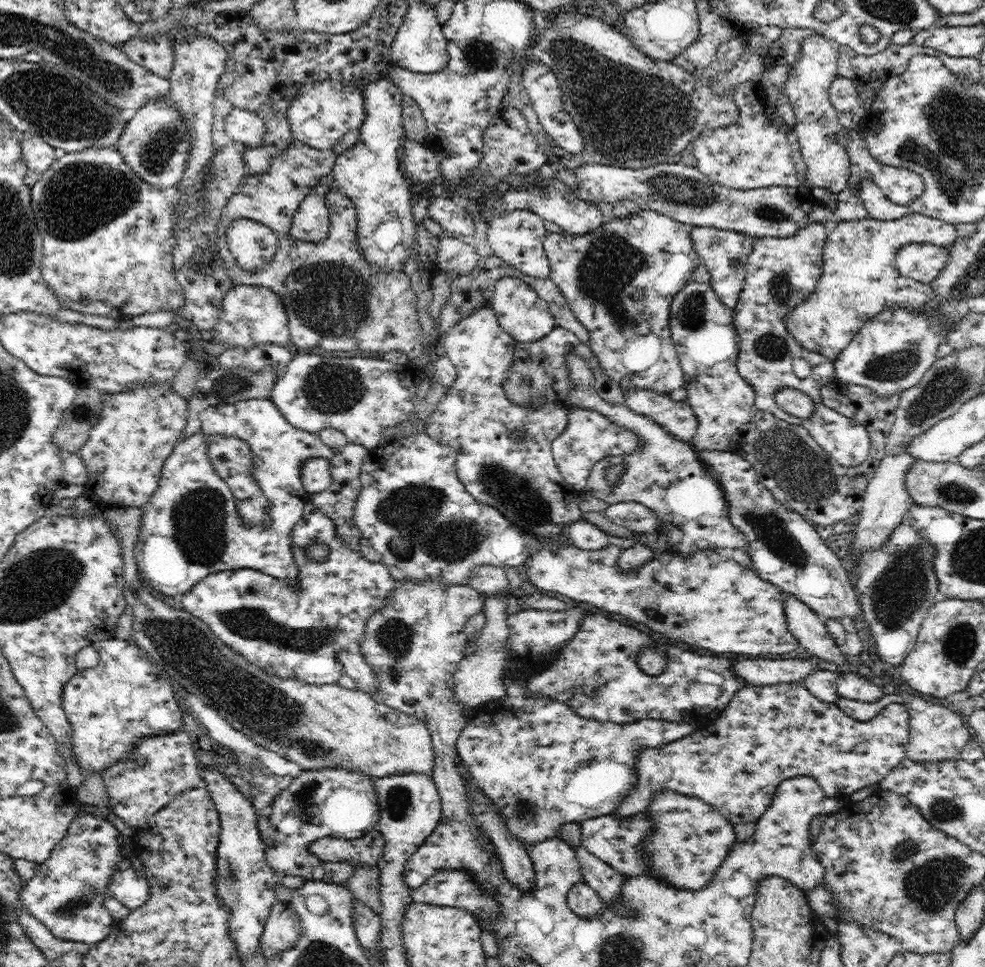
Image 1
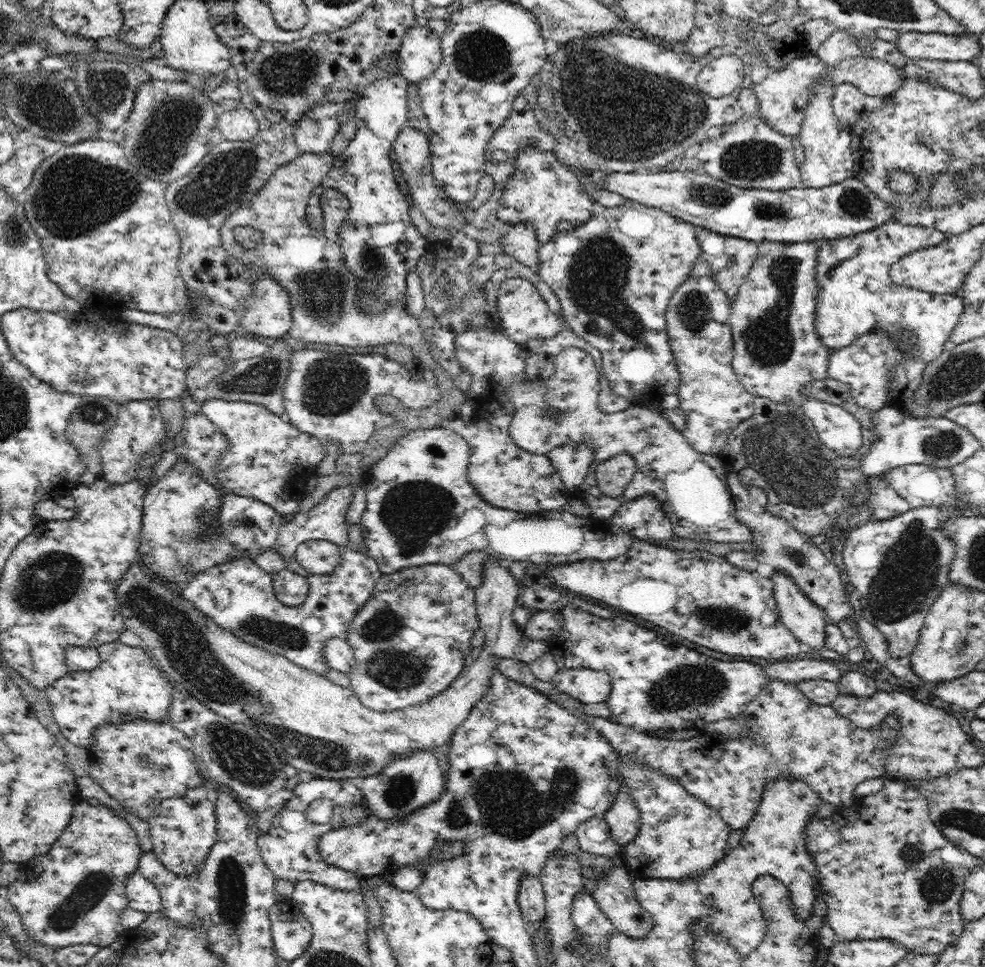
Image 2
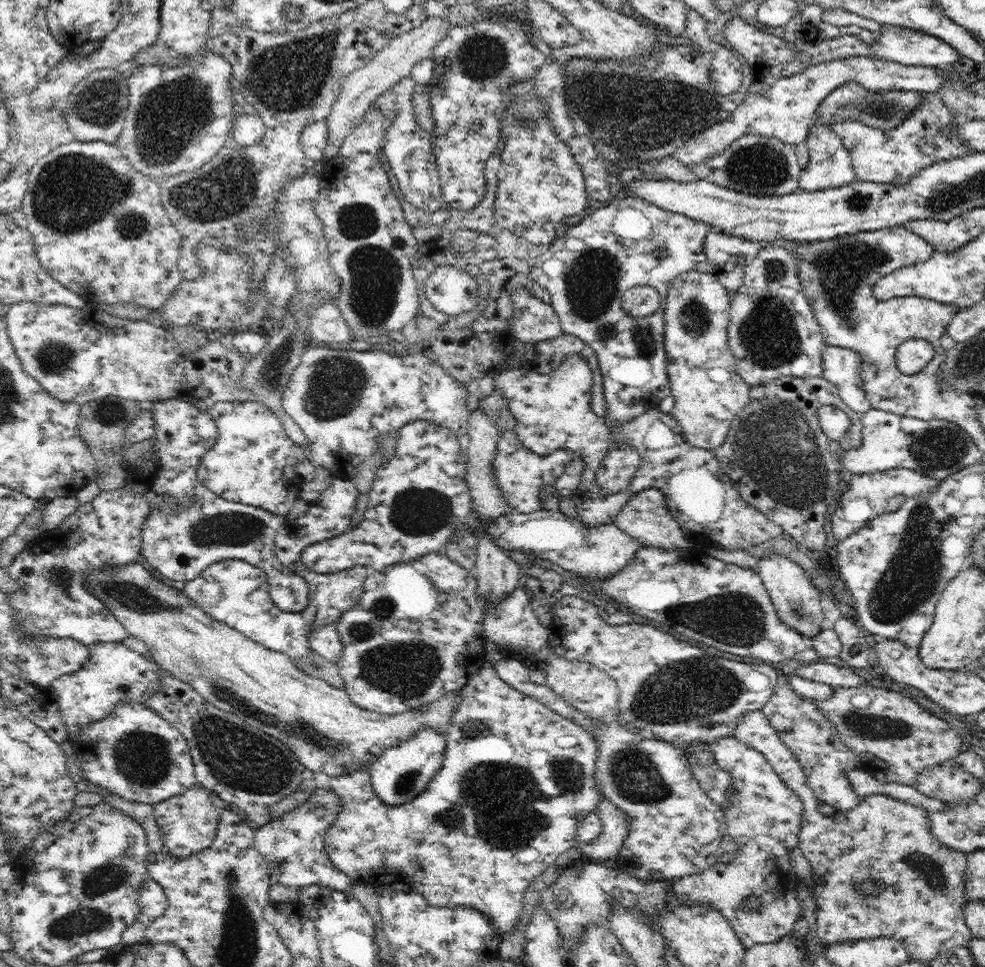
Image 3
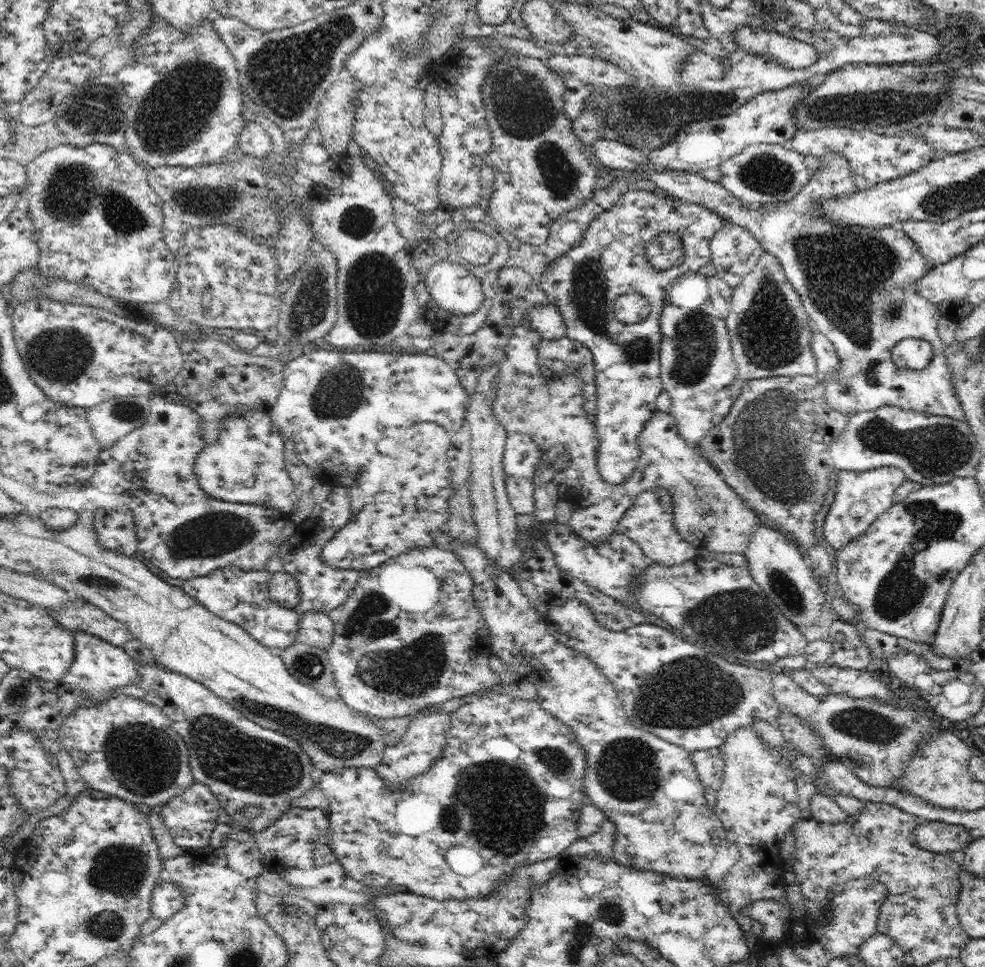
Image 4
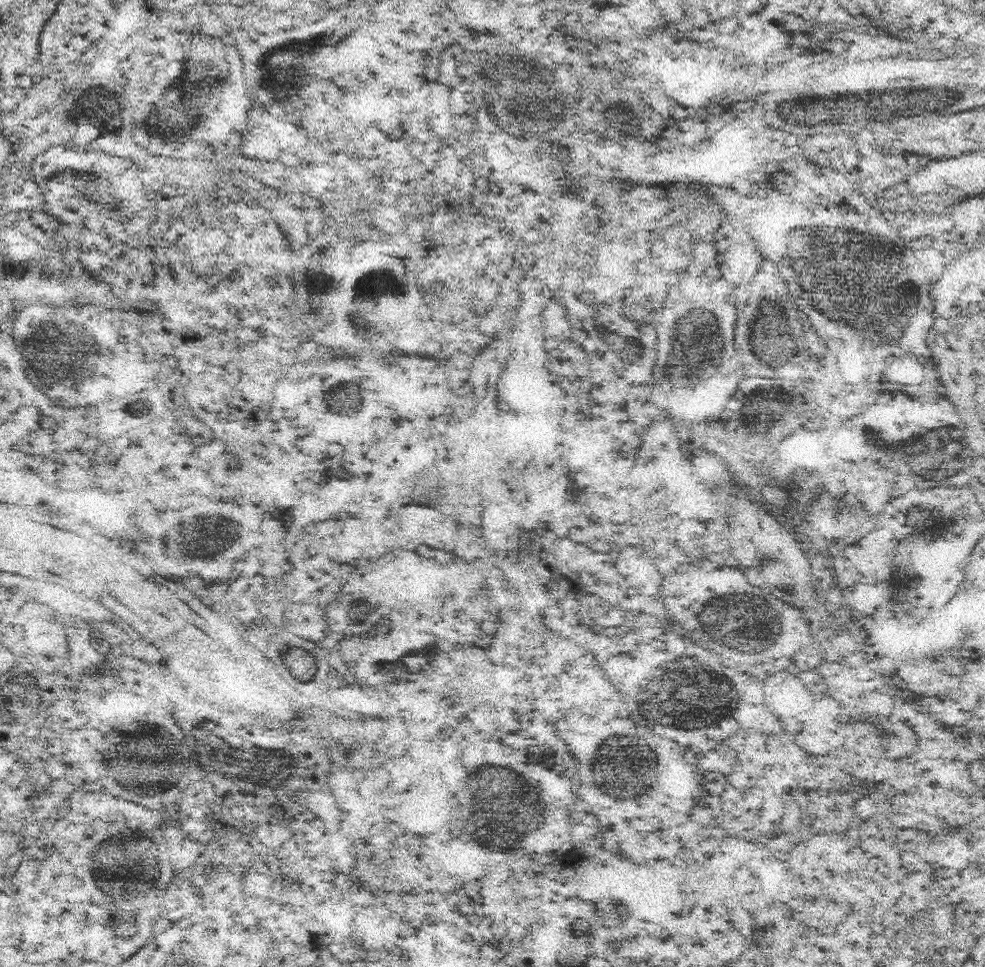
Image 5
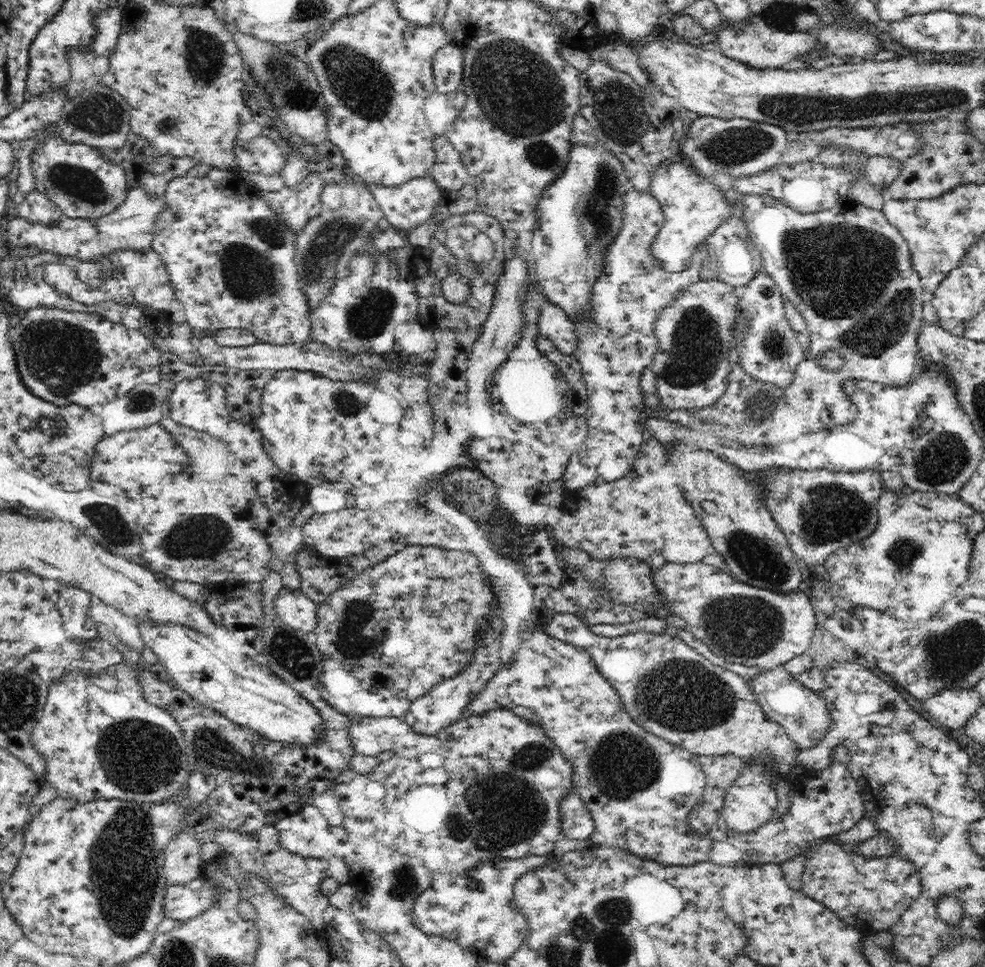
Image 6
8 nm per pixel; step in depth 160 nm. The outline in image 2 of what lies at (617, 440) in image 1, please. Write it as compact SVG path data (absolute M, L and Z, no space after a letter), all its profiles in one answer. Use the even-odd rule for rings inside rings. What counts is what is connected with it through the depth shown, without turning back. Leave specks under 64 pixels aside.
M585 442L560 444L548 454L564 486L572 493L585 481L594 458L593 448Z

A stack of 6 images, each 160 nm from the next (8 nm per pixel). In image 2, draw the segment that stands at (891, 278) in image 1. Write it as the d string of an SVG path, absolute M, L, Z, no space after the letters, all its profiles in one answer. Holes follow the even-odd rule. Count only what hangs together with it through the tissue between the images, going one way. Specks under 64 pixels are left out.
M889 221L872 231L855 236L819 239L816 280L819 286L817 296L815 330L822 345L830 350L839 349L856 338L875 331L886 331L894 337L899 348L904 348L907 357L893 370L888 407L905 408L907 414L926 418L926 407L914 401L926 364L938 358L944 350L944 342L950 339L964 302L956 294L931 294L909 286L898 286L890 278L891 267L905 255L921 249L937 246L946 235L924 226L902 225ZM916 336L916 344L904 343L903 337Z

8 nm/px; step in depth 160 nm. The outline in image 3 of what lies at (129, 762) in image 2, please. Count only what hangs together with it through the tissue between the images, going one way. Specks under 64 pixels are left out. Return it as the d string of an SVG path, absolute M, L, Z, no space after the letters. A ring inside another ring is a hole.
M143 702L140 703L124 703L118 704L116 708L108 715L106 718L101 718L99 721L93 722L92 724L86 724L84 728L80 728L80 732L70 739L67 743L68 750L74 752L79 756L79 766L81 770L81 779L85 779L92 788L106 788L108 791L116 794L118 797L122 797L126 801L138 801L142 804L150 804L152 806L163 802L164 800L172 799L172 796L179 796L184 794L189 788L197 786L198 783L195 780L195 770L193 765L193 760L191 757L191 752L184 736L176 729L171 726L171 724L164 720L158 711L154 711L146 706Z

